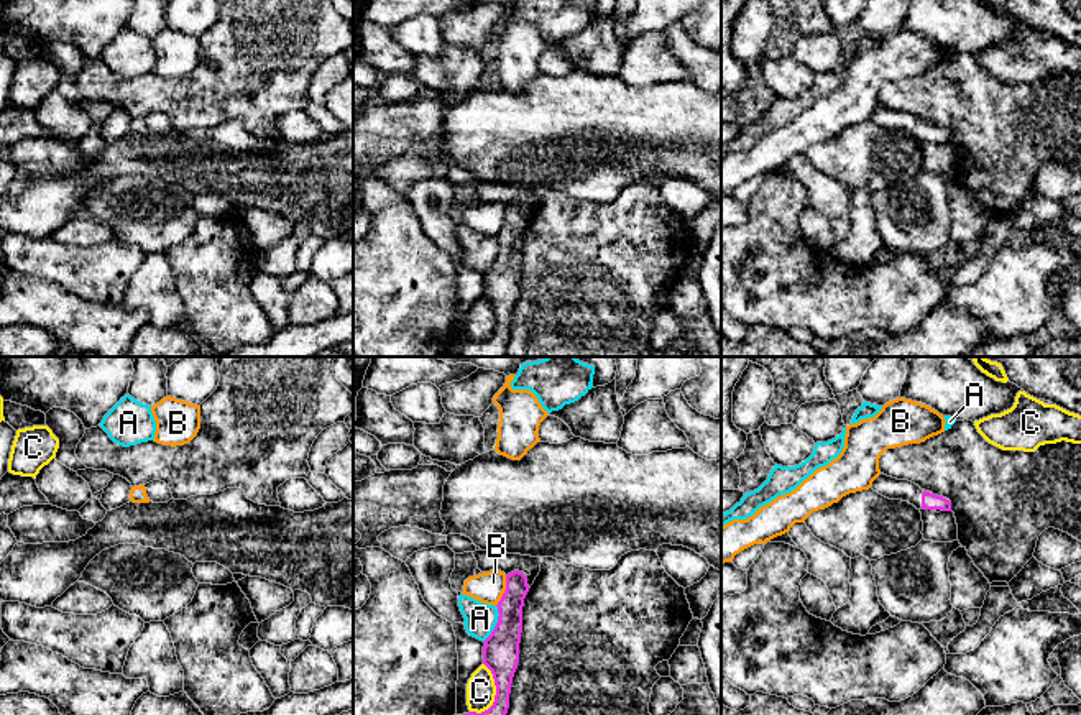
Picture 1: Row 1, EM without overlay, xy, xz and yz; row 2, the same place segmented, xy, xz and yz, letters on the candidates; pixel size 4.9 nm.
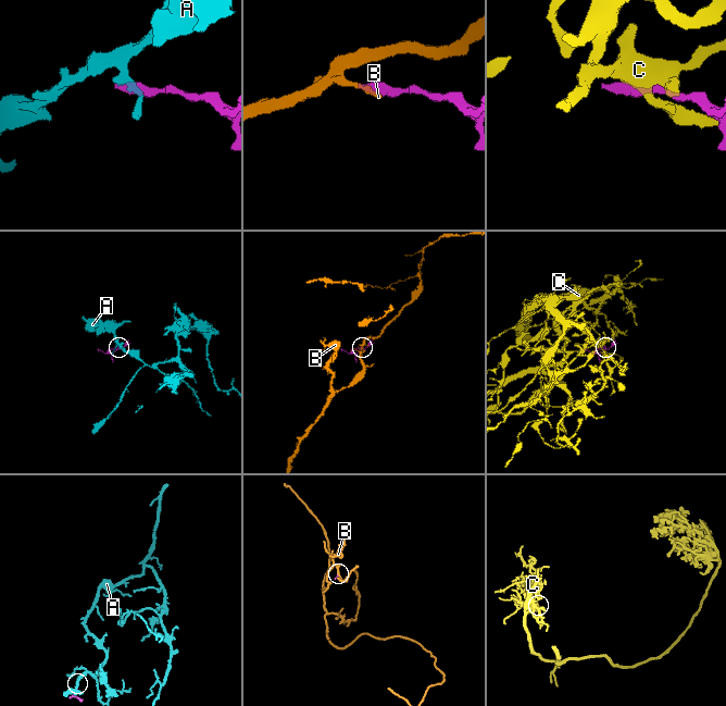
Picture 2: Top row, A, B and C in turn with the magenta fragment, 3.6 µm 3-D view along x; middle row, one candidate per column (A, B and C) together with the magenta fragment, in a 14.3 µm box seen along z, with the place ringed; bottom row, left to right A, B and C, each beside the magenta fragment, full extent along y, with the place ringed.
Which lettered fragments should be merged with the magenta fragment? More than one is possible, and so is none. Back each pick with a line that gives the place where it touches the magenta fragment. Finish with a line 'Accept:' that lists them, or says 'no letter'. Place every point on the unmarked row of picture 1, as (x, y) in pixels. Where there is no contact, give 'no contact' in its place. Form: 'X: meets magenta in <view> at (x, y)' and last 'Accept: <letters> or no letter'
Accept: no letter

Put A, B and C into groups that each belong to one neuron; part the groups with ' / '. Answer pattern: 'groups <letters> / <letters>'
groups A / B / C

